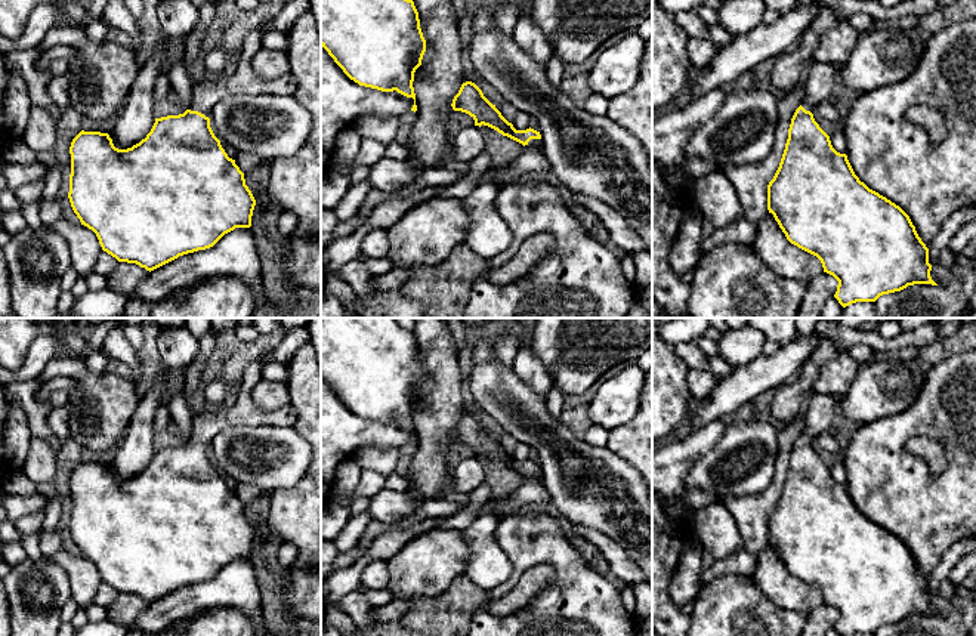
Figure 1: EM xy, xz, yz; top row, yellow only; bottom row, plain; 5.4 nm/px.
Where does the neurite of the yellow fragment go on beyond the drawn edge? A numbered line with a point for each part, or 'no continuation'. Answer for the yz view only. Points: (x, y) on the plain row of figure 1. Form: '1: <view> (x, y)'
1: yz (821, 407)

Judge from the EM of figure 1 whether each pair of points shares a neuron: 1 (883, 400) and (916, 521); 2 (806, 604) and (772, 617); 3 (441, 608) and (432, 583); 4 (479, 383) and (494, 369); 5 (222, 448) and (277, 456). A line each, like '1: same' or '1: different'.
1: different
2: different
3: different
4: same
5: same

